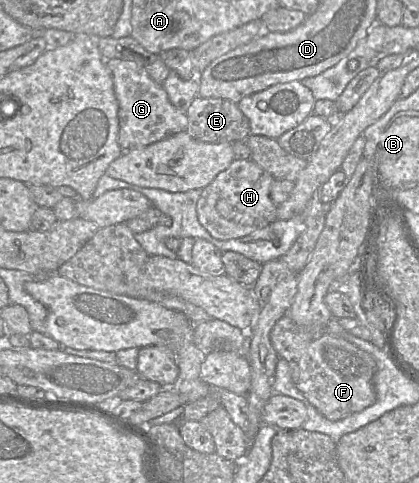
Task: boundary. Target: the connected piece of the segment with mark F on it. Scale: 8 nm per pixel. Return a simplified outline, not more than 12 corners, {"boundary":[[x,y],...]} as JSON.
{"boundary":[[288,314],[270,332],[293,383],[336,421],[376,401],[373,357]]}

